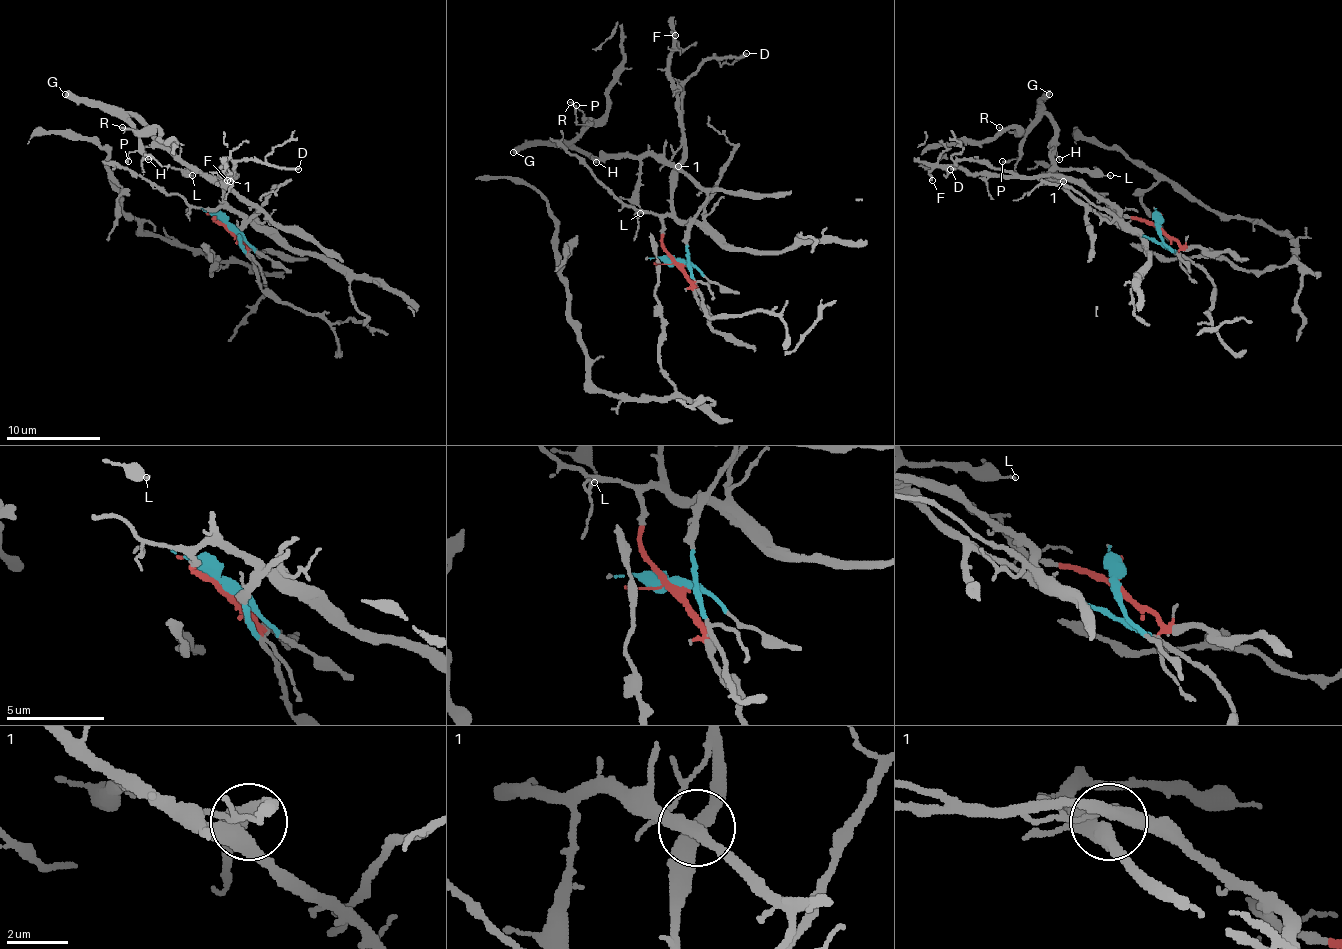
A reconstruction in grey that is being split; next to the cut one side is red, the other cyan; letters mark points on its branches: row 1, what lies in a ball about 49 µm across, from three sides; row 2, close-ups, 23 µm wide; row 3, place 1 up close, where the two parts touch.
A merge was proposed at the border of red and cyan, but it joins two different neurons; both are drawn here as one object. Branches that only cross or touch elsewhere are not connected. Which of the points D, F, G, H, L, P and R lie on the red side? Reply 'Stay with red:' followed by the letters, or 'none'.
Stay with red: D, F

